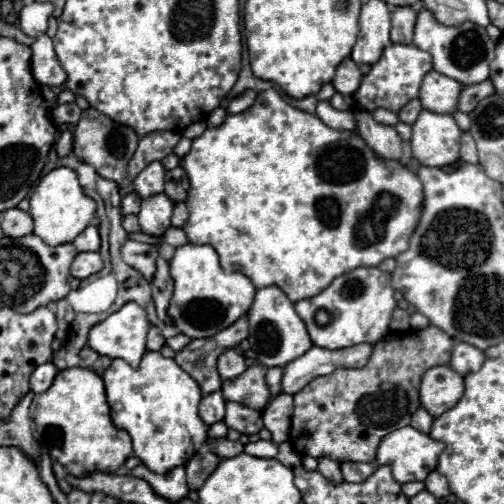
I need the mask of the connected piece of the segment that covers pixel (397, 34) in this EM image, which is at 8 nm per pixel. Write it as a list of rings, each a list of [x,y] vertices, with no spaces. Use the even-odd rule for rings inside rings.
[[[410,6],[396,8],[396,12],[392,14],[392,32],[390,32],[392,42],[396,42],[396,44],[410,44],[412,42],[414,16],[416,16],[416,10]]]

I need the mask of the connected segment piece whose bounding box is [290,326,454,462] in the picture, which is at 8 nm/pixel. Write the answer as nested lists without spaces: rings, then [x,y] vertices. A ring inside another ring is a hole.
[[[434,326],[416,332],[394,332],[390,334],[388,340],[374,344],[366,366],[348,368],[348,370],[342,368],[334,374],[316,378],[294,396],[294,414],[292,414],[294,428],[290,428],[290,442],[294,444],[294,450],[314,458],[330,456],[336,462],[342,460],[374,462],[380,440],[386,434],[402,426],[408,426],[412,414],[420,408],[418,388],[424,372],[432,366],[448,364],[452,356],[452,348],[454,348],[454,340]]]

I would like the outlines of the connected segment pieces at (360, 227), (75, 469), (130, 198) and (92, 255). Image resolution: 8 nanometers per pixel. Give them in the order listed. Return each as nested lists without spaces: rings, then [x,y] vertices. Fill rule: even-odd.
[[[274,88],[260,92],[256,102],[248,110],[240,114],[228,114],[220,126],[206,128],[202,136],[192,140],[192,150],[182,158],[180,164],[186,170],[190,180],[190,190],[186,198],[190,216],[184,224],[184,232],[188,240],[192,244],[210,244],[218,252],[220,264],[222,268],[226,268],[226,272],[242,272],[250,276],[256,288],[266,288],[274,284],[282,288],[292,302],[316,296],[318,292],[328,288],[330,282],[338,278],[342,272],[350,272],[360,266],[378,266],[384,258],[394,258],[400,252],[404,252],[418,224],[418,212],[422,206],[422,182],[410,168],[406,168],[398,160],[384,160],[376,156],[376,152],[368,148],[368,144],[356,132],[328,128],[314,114],[308,114],[304,110],[290,106]]]
[[[86,368],[60,370],[52,386],[46,392],[36,394],[34,402],[36,440],[72,476],[88,476],[94,472],[116,474],[132,454],[132,440],[128,432],[118,430],[112,424],[104,382],[96,372]]]
[[[128,194],[122,198],[122,214],[138,214],[140,212],[140,196],[136,194]]]
[[[80,252],[72,262],[70,274],[78,280],[84,280],[92,274],[98,274],[100,270],[102,270],[102,258],[98,252]]]

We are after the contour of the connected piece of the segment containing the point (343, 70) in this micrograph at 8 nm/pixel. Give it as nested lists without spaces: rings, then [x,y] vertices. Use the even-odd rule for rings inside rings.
[[[346,58],[346,60],[342,60],[342,64],[338,66],[332,84],[334,84],[336,92],[340,92],[340,94],[344,94],[344,96],[352,96],[352,94],[358,90],[360,80],[362,80],[360,68],[354,64],[352,58]]]

